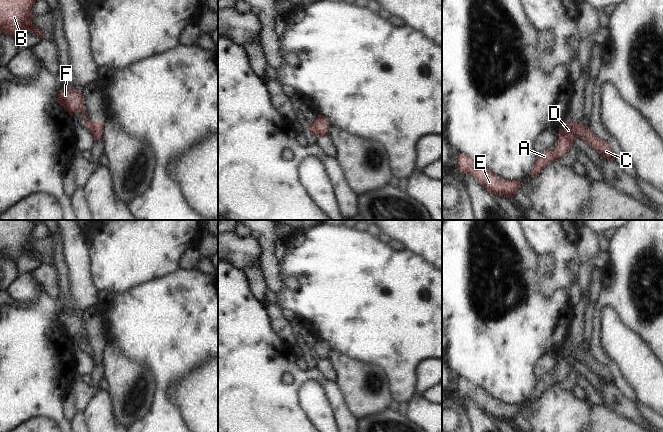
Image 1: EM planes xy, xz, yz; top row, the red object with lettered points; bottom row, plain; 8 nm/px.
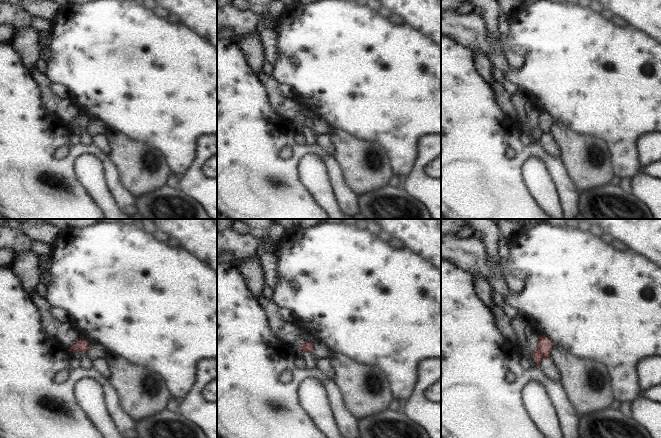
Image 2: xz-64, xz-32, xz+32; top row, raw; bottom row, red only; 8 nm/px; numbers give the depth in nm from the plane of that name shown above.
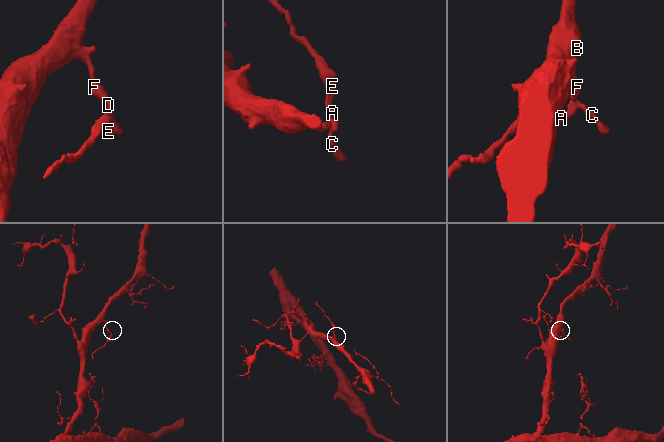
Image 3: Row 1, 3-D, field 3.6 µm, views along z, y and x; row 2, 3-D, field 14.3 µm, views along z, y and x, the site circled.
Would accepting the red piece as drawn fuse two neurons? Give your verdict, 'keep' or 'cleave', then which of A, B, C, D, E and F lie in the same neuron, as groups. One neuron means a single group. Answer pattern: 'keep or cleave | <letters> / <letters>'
cleave | A D E / B C F

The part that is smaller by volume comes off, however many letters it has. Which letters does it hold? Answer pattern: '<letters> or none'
A, D, E

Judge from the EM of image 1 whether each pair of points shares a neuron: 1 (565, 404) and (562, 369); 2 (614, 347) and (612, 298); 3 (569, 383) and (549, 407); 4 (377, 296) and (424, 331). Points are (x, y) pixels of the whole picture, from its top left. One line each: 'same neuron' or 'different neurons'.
1: different neurons
2: different neurons
3: different neurons
4: same neuron

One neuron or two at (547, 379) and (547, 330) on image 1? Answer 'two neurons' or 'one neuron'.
two neurons

